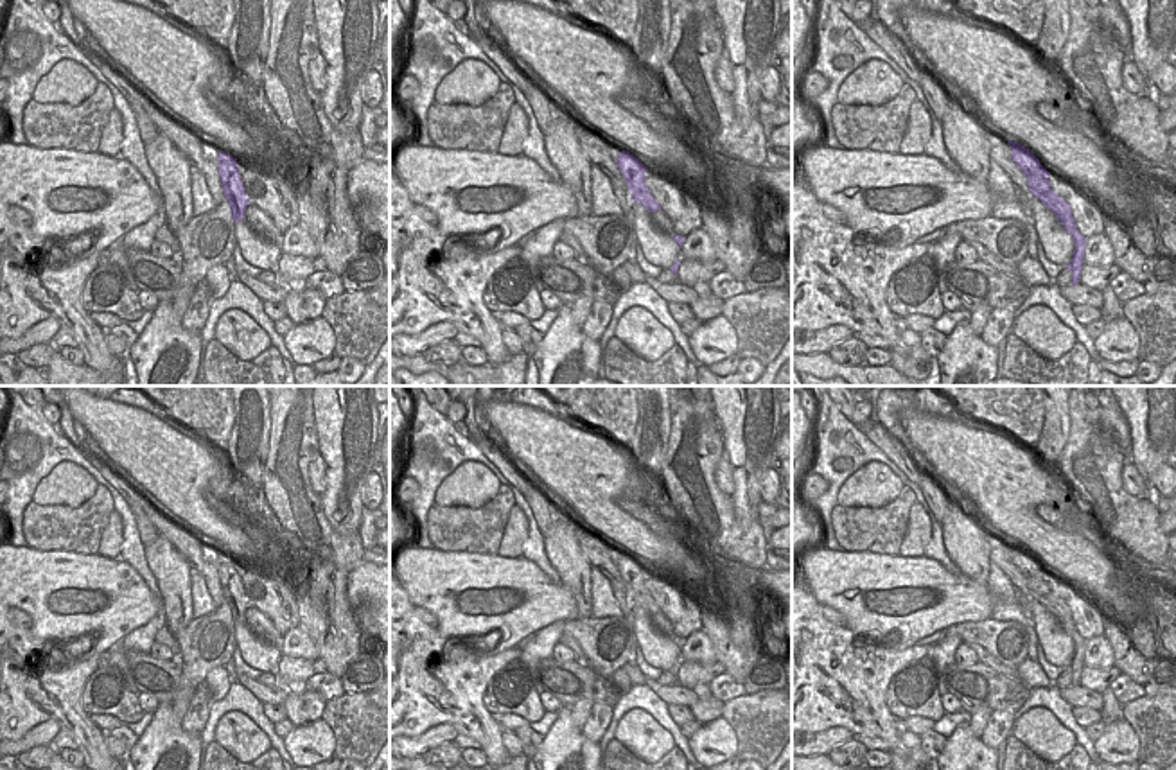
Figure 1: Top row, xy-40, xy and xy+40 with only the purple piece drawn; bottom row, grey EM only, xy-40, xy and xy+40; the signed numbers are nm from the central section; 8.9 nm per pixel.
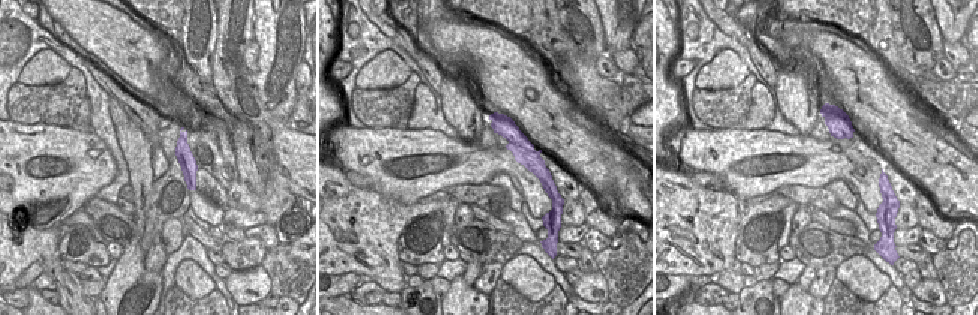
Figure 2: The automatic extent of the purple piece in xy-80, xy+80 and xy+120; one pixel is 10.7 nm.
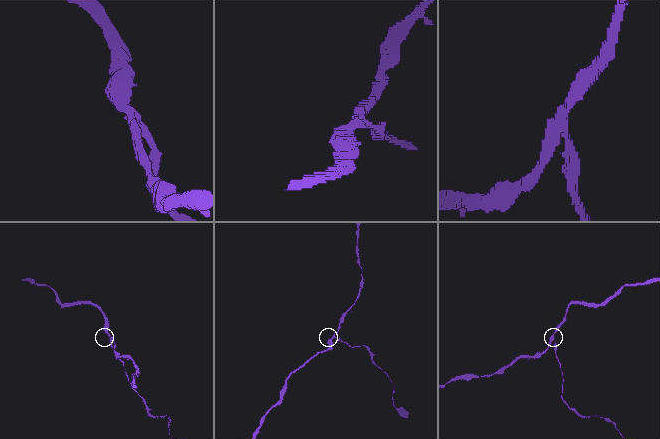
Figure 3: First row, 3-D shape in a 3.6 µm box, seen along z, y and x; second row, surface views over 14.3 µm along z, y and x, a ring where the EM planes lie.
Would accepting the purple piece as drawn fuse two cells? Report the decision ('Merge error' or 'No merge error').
Merge error.

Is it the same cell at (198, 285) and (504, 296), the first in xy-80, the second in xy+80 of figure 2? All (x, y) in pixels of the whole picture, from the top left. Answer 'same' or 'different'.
different

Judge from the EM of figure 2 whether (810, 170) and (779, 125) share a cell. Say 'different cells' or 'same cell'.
different cells

